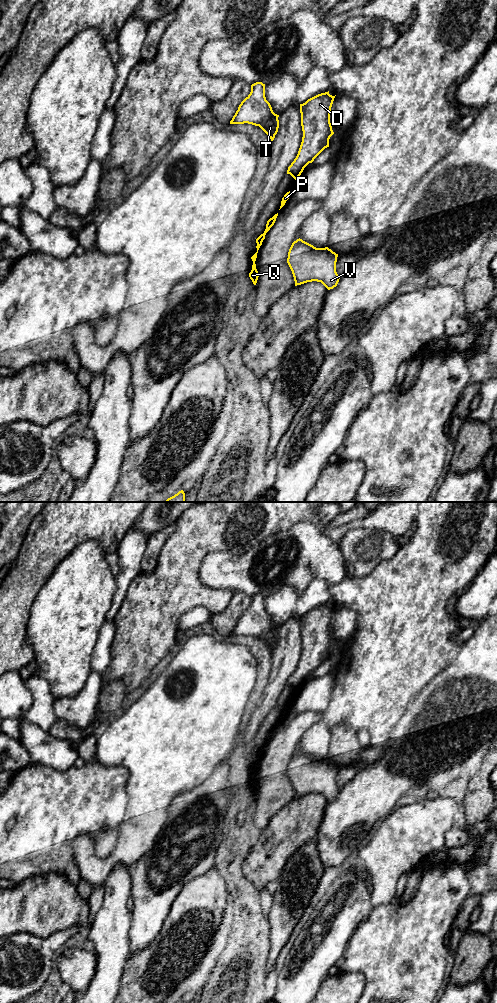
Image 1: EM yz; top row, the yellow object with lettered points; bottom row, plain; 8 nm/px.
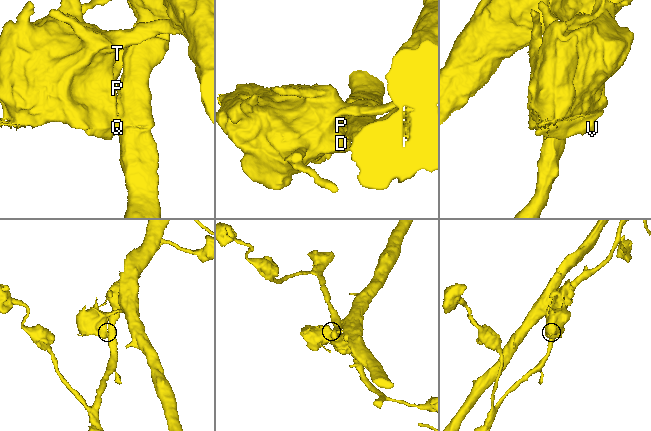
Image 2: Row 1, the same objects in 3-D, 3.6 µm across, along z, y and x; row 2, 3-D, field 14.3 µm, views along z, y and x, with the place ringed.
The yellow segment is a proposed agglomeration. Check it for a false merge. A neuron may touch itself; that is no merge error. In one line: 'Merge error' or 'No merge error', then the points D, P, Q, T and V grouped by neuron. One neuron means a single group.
Merge error. Groups: D T V / P Q

